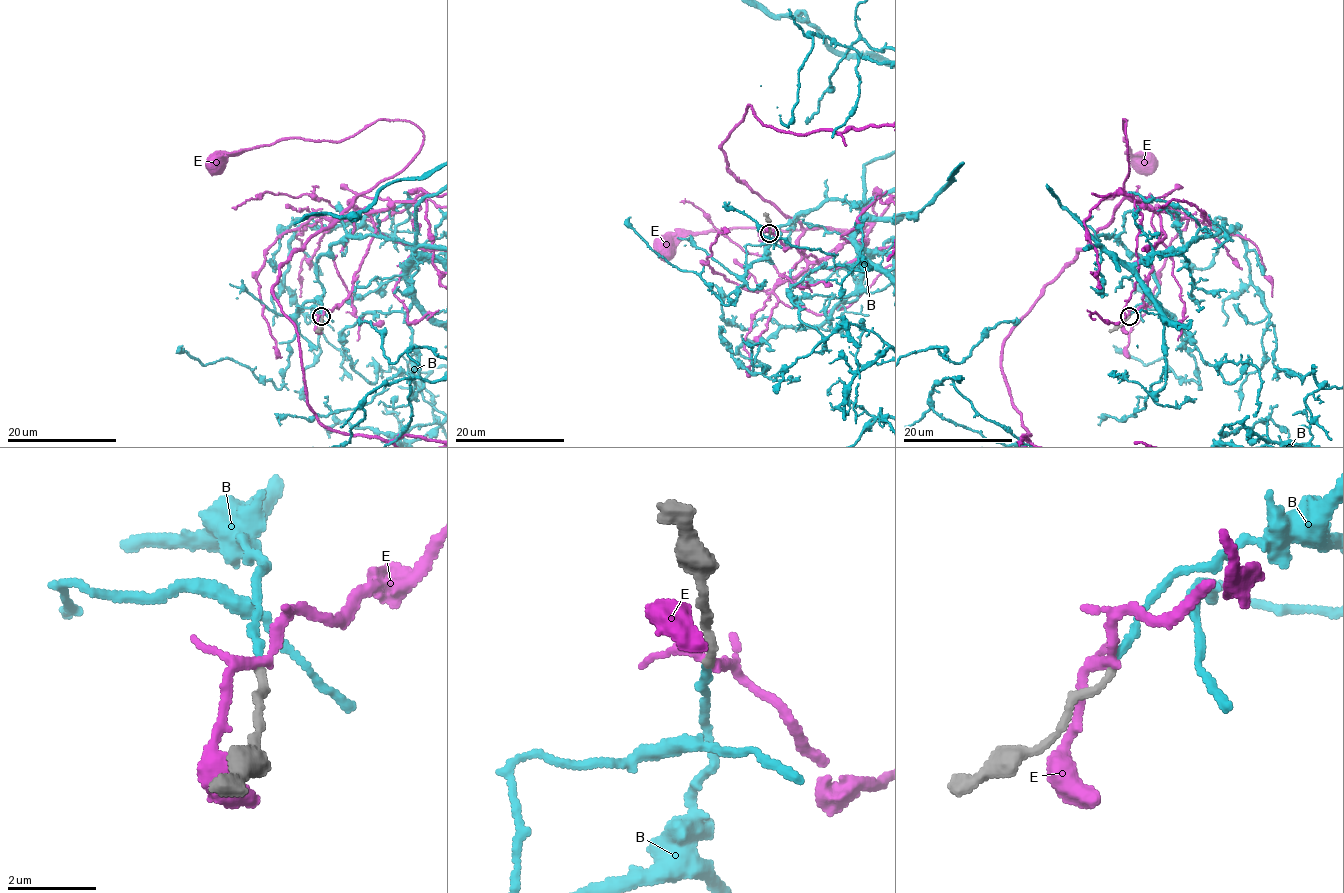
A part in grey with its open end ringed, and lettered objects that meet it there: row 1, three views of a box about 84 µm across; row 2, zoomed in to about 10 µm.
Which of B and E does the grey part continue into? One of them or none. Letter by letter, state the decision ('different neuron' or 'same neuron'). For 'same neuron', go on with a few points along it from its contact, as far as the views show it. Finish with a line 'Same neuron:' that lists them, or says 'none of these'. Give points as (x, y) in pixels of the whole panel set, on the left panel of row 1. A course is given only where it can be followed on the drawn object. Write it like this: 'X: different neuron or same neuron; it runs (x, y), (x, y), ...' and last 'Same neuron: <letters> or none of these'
B: same neuron
E: different neuron
Same neuron: B

